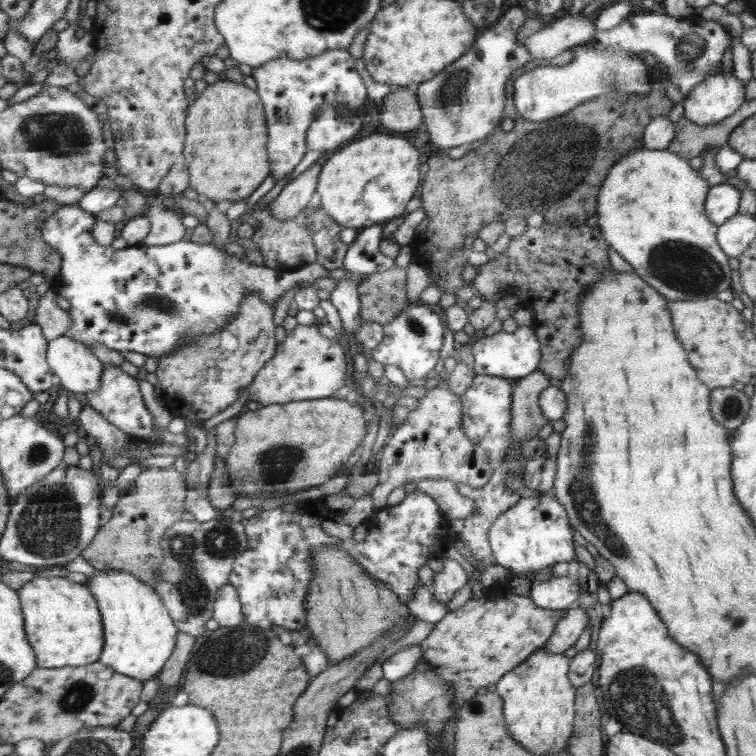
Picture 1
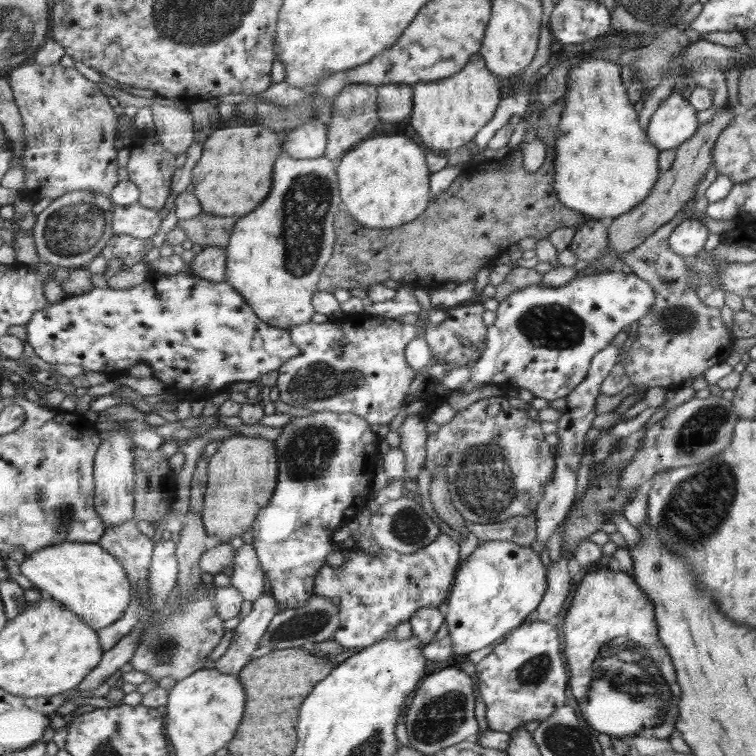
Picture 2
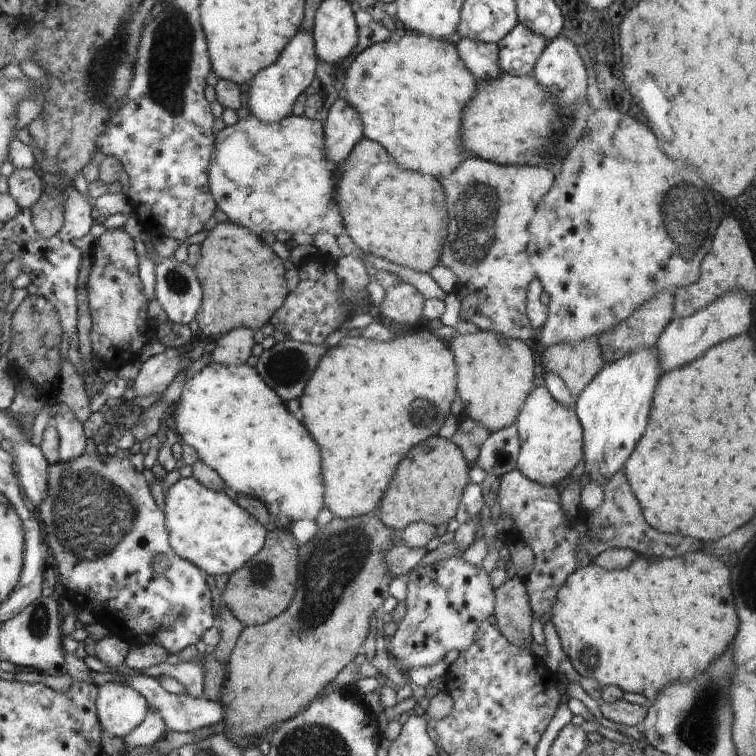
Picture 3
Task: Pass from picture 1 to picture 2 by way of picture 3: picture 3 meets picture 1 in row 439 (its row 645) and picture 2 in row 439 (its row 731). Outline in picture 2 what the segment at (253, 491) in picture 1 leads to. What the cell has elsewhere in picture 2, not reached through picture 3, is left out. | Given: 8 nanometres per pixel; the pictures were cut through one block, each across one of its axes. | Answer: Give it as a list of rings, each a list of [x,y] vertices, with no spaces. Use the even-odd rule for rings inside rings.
[[[235,434],[221,442],[217,451],[208,460],[207,490],[203,499],[204,510],[201,512],[207,536],[214,536],[226,542],[235,536],[241,536],[244,532],[250,532],[258,513],[270,504],[275,495],[279,482],[278,462],[279,455],[276,453],[276,444],[273,440]]]

